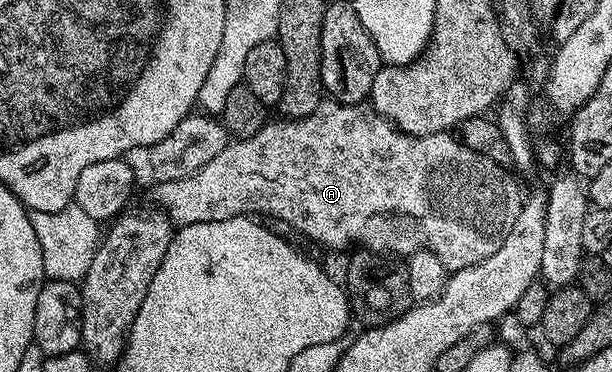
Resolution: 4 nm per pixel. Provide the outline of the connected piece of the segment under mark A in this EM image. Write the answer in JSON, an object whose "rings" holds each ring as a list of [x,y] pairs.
{"rings":[[[325,99],[310,115],[280,120],[281,122],[275,121],[265,125],[258,135],[233,140],[222,151],[222,155],[214,155],[214,159],[210,159],[210,163],[203,165],[194,175],[185,177],[182,181],[171,181],[155,186],[151,193],[157,202],[153,202],[167,213],[173,226],[176,227],[272,212],[274,216],[281,217],[282,220],[305,233],[310,240],[317,241],[328,249],[344,249],[347,245],[356,245],[352,247],[359,247],[369,253],[391,255],[397,259],[407,259],[411,253],[427,251],[438,255],[438,259],[442,259],[442,263],[449,271],[455,271],[474,267],[474,263],[482,263],[482,259],[490,259],[490,255],[494,255],[494,251],[500,249],[500,244],[504,242],[510,227],[514,227],[514,219],[518,219],[520,209],[526,200],[525,194],[520,194],[520,185],[515,181],[517,178],[505,166],[494,163],[494,159],[490,159],[485,153],[476,153],[470,147],[466,147],[459,136],[445,131],[415,137],[397,129],[381,113],[363,104],[342,105],[335,99]]]}

